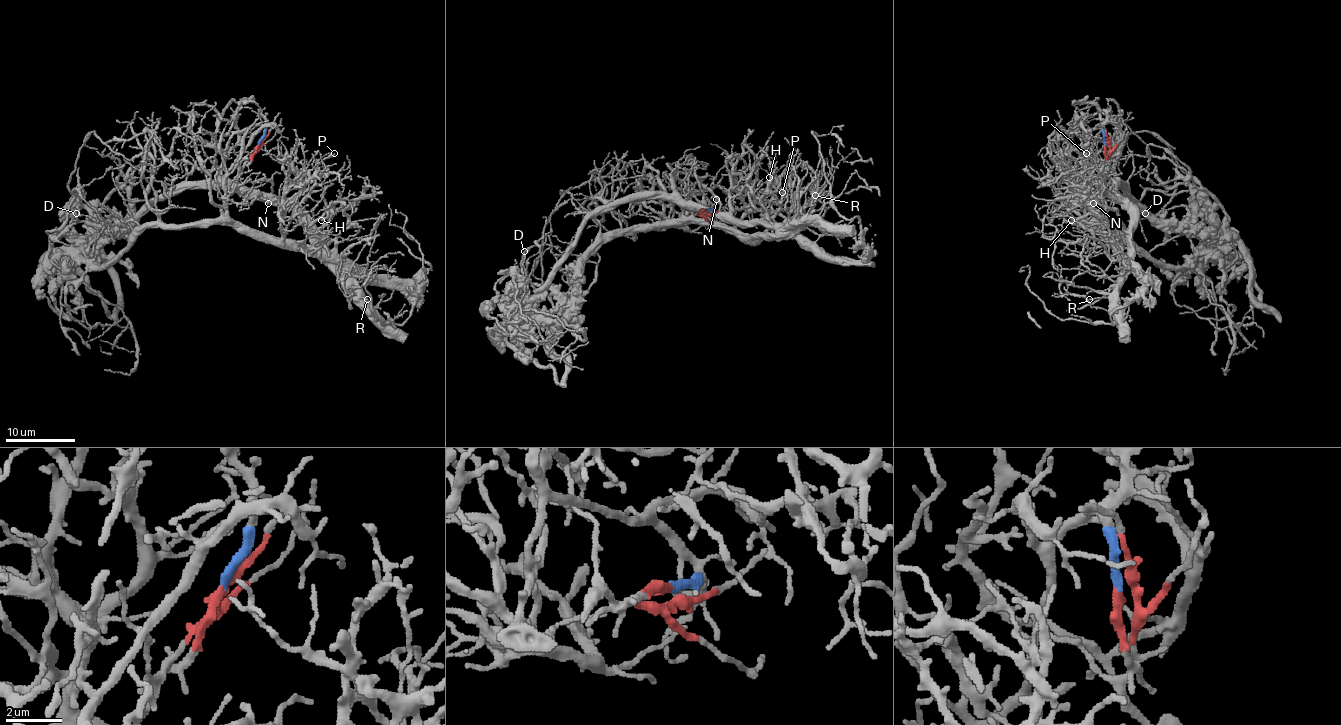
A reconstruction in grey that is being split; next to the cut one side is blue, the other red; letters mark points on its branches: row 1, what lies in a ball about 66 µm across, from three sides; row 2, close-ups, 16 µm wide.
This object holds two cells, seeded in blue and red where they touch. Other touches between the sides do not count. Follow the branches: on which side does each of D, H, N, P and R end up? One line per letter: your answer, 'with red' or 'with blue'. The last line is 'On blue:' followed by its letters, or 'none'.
D: with red
H: with red
N: with red
P: with red
R: with red
On blue: none

